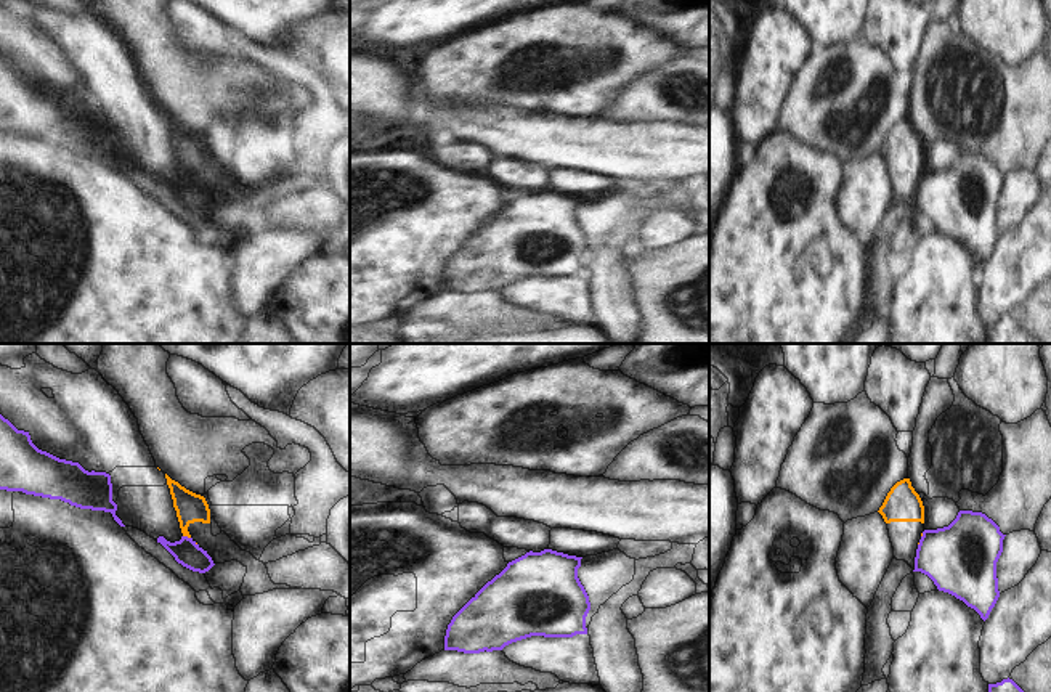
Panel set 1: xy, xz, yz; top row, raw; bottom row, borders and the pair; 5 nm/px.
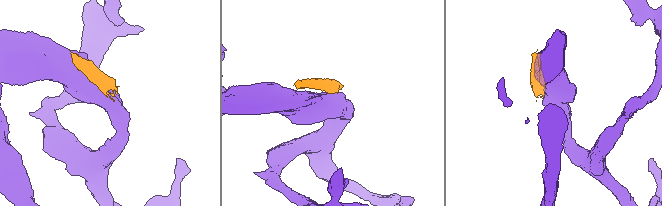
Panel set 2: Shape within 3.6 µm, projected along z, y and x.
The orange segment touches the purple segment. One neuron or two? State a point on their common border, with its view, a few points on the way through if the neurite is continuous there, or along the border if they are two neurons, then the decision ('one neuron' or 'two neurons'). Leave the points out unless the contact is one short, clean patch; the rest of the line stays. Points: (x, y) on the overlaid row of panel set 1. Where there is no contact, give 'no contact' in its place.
xy (186, 535) | along xy (183, 535), (190, 538) | two neurons

